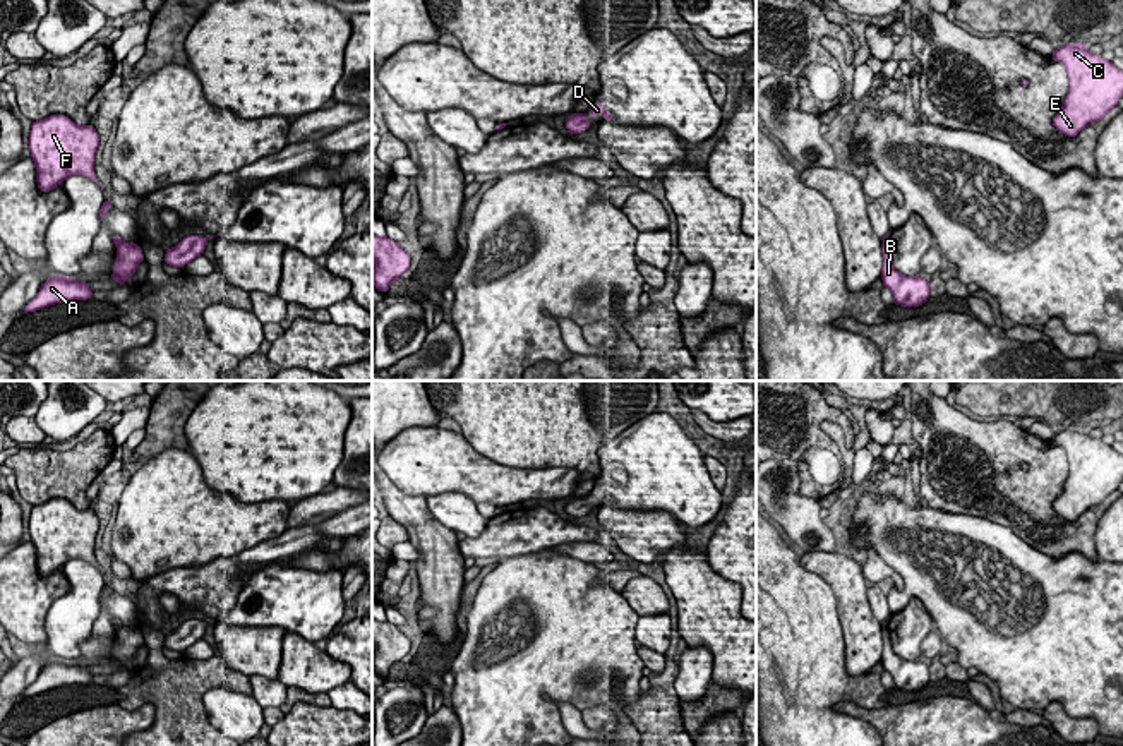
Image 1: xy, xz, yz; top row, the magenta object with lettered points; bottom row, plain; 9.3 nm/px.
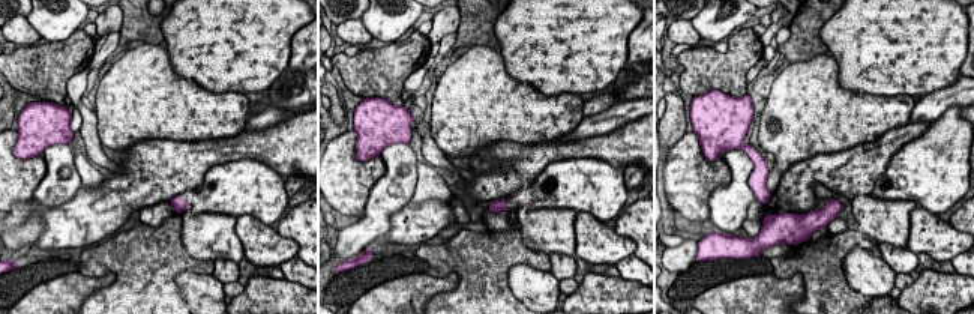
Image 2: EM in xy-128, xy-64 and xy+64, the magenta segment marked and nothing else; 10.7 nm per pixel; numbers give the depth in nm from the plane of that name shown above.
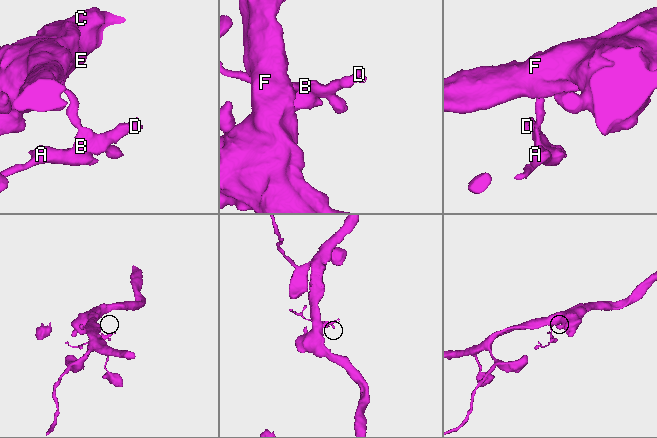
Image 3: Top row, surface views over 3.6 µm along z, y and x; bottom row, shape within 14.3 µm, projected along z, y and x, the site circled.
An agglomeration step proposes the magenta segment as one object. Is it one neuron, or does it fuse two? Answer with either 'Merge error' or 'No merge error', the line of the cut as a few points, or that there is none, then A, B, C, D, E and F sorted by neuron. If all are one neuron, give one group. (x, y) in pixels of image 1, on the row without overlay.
Merge error. Split along xy (122, 625), (117, 628). Groups: A B D / C E F

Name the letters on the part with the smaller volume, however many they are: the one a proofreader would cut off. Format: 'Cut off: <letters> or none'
Cut off: A, B, D

